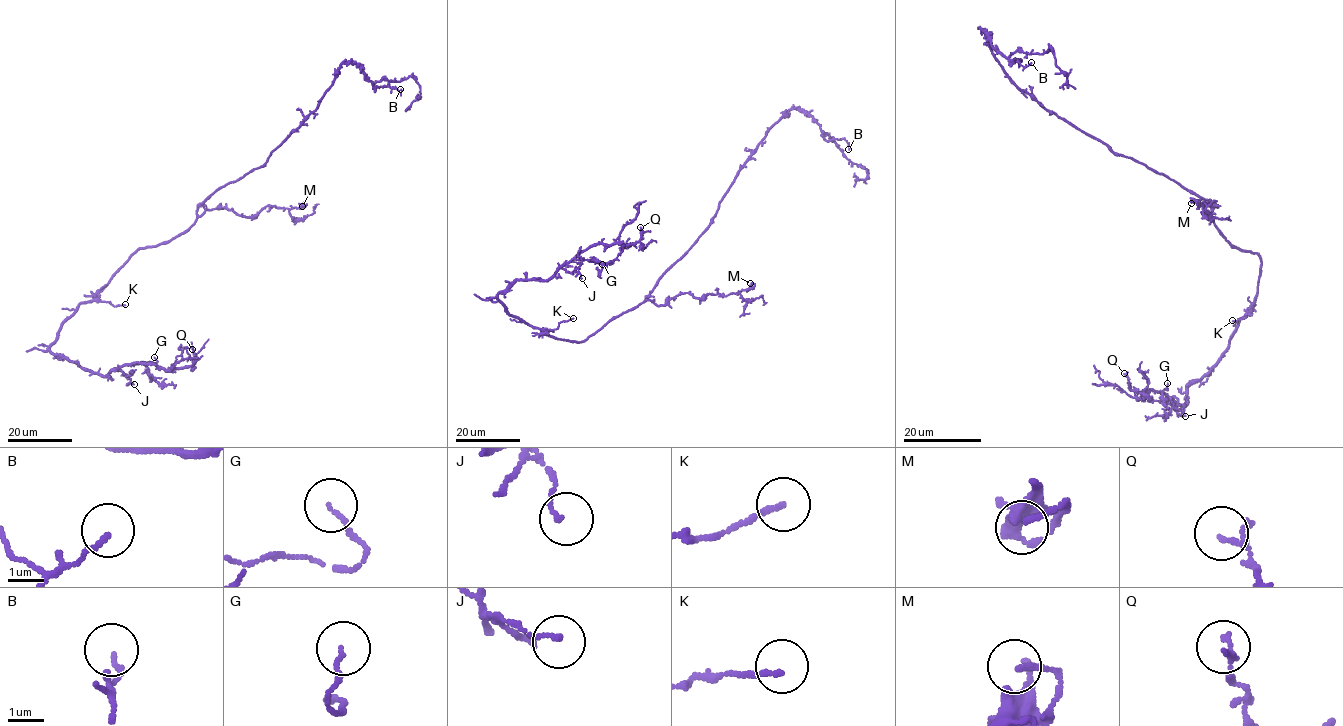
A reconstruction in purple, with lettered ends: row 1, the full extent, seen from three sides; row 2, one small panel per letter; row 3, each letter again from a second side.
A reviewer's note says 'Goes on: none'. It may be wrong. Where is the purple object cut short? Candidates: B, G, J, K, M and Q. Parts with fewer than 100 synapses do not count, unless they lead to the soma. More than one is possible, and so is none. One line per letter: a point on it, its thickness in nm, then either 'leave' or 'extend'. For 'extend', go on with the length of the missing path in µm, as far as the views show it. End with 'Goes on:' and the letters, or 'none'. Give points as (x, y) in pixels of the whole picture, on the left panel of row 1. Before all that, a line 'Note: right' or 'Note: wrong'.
Note: right
B: (400, 89) | 120 nm | leave
G: (154, 357) | 100 nm | leave
J: (134, 384) | 120 nm | leave
K: (125, 304) | 160 nm | leave
M: (302, 206) | 140 nm | leave
Q: (192, 349) | 110 nm | leave
Goes on: none

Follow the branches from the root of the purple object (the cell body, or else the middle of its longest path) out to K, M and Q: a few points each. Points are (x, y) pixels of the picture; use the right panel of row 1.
K: (1211, 209), (1214, 225), (1225, 238), (1240, 249), (1255, 252), (1260, 260), (1256, 301), (1246, 317), (1232, 320)
M: (1211, 209), (1210, 214), (1217, 206), (1205, 207), (1202, 213), (1206, 215), (1204, 202), (1202, 207), (1191, 203)
Q: (1211, 209), (1232, 245), (1260, 257), (1253, 306), (1185, 404), (1152, 390), (1142, 398), (1124, 373)

